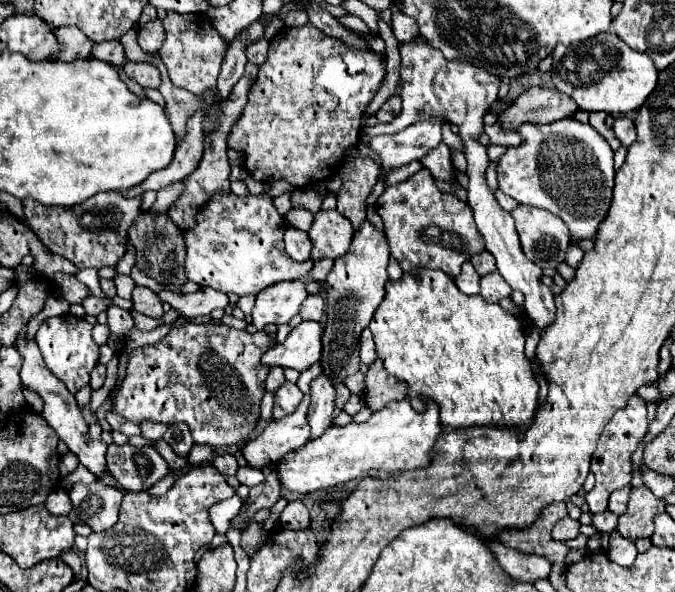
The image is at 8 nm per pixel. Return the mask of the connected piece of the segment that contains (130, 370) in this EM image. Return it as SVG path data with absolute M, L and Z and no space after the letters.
M215 322L177 326L155 344L131 348L125 378L119 390L111 392L111 412L135 424L145 420L187 422L195 444L235 446L259 422L259 402L265 394L263 380L269 372L261 364L261 354L273 344L275 338L265 332L249 334Z

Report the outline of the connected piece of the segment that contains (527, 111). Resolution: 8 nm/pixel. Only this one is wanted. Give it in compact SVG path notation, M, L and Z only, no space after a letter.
M541 86L529 88L523 92L507 110L499 114L499 120L505 130L513 130L523 122L547 124L553 120L575 116L581 108L557 90L547 90Z

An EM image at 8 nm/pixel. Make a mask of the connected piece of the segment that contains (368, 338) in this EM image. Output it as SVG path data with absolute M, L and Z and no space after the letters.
M365 328L363 330L363 334L361 334L361 362L363 364L373 364L375 360L377 360L377 346L375 346L375 342L373 342L373 336L371 336L371 332Z

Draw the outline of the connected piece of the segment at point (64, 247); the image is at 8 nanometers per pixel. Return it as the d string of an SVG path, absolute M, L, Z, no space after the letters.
M99 192L71 208L55 208L39 204L31 198L23 200L25 222L51 248L51 252L67 258L77 268L105 268L115 266L127 252L127 232L141 210L141 196L127 198L121 192Z

